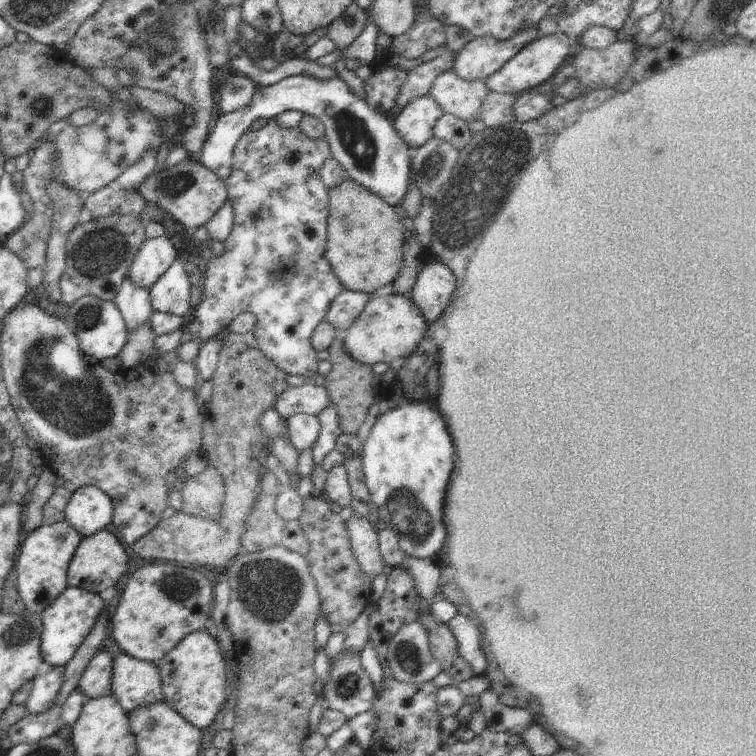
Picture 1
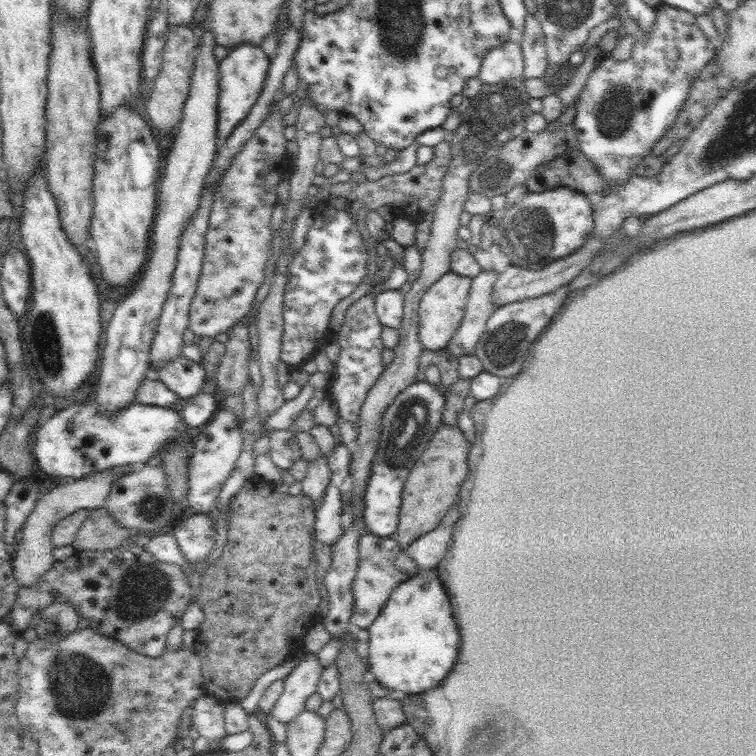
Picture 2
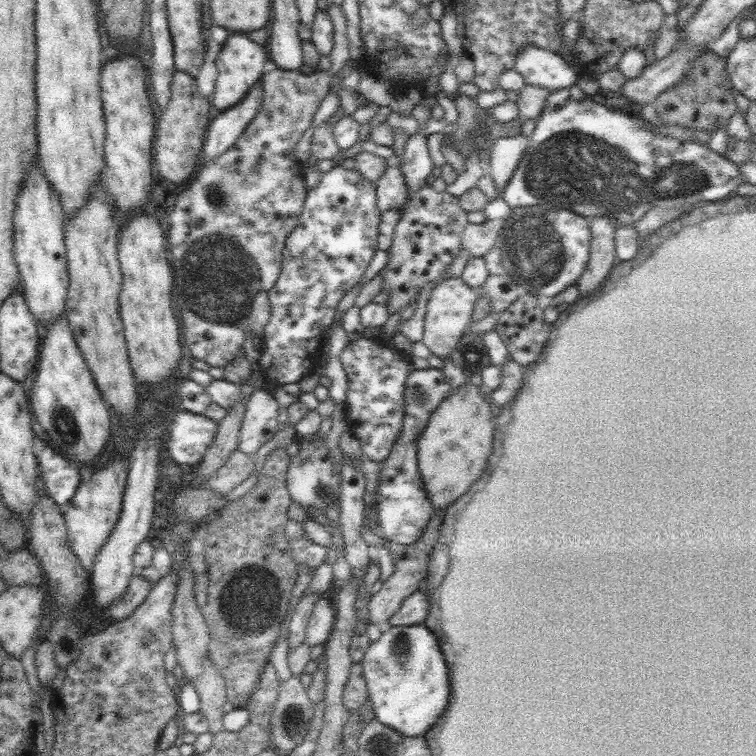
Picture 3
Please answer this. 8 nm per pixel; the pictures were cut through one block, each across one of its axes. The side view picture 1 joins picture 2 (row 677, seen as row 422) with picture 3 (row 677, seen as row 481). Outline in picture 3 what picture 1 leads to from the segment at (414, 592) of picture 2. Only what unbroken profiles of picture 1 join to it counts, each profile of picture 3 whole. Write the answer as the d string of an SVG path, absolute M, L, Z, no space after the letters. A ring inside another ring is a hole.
M425 622L385 627L360 663L375 718L403 735L426 734L449 706L448 665L438 638L428 630Z

